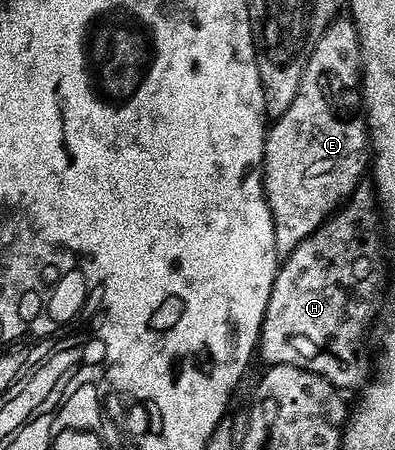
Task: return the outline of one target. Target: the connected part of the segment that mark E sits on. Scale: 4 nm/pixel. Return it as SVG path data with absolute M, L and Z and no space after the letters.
M338 17L327 25L323 37L315 45L311 57L305 66L305 72L299 85L299 93L295 93L295 101L287 108L287 113L283 113L277 119L272 120L265 137L265 200L273 214L273 228L275 229L275 245L282 256L290 255L299 244L315 229L319 229L325 224L326 219L349 198L351 192L362 182L361 174L367 171L367 156L370 154L369 128L365 121L363 110L363 100L361 97L361 38L357 32L357 27L349 17Z

